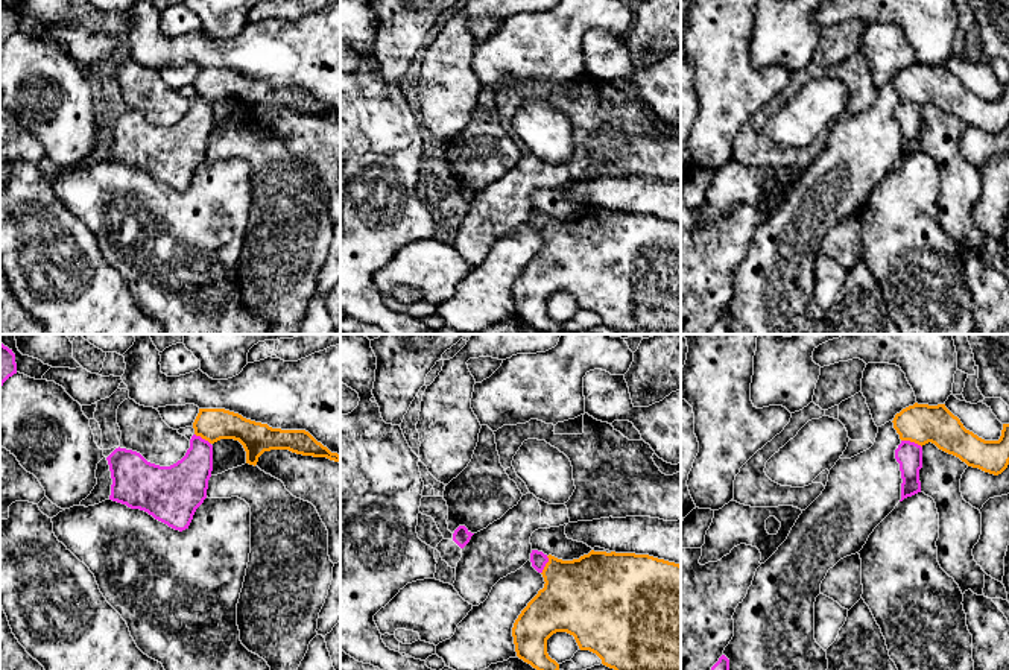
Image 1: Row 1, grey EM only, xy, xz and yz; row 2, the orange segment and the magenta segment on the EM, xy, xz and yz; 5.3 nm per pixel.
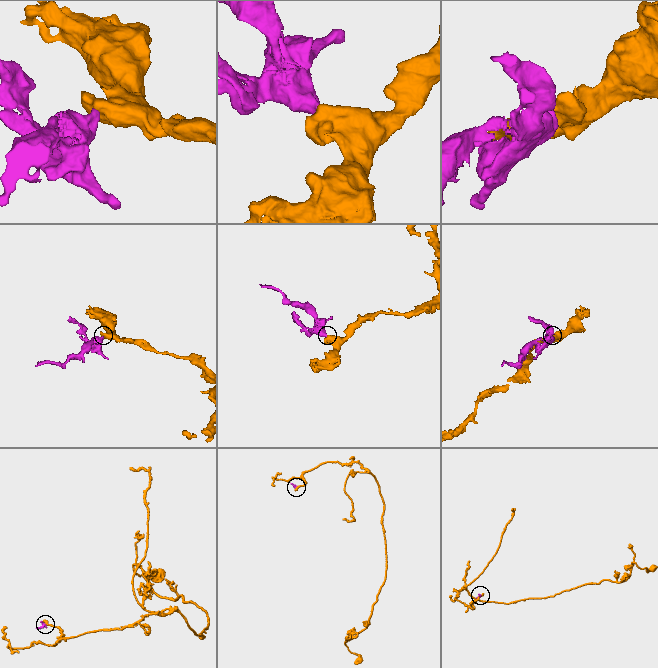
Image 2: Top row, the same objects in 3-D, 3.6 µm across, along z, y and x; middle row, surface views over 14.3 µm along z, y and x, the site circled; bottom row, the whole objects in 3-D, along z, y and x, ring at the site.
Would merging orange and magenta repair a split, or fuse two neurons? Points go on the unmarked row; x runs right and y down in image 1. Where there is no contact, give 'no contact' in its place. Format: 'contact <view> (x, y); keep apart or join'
contact yz (912, 101); keep apart

